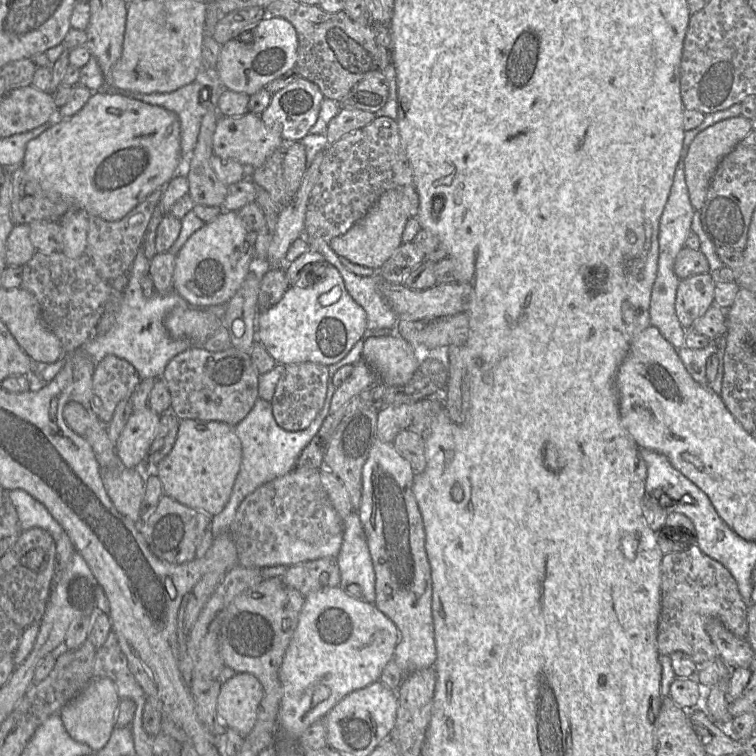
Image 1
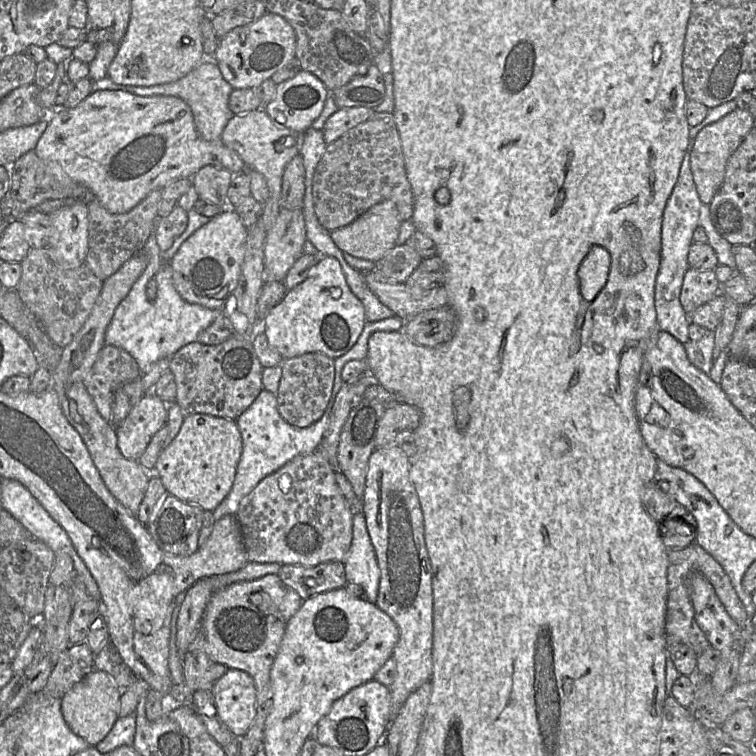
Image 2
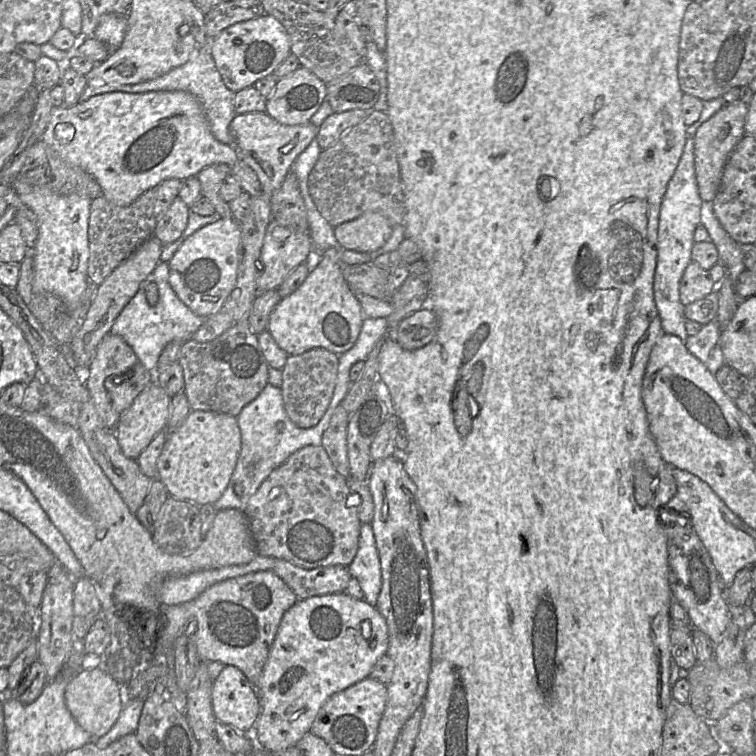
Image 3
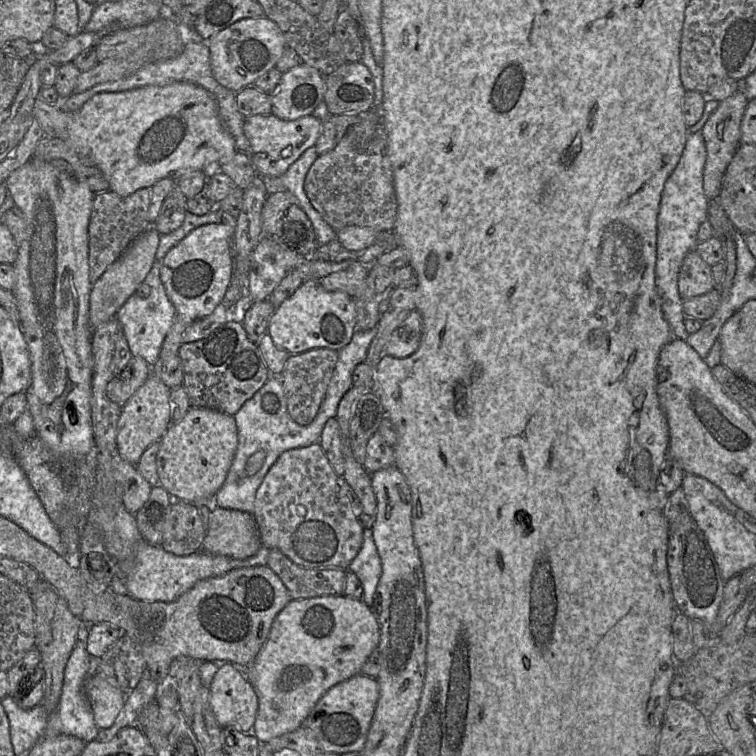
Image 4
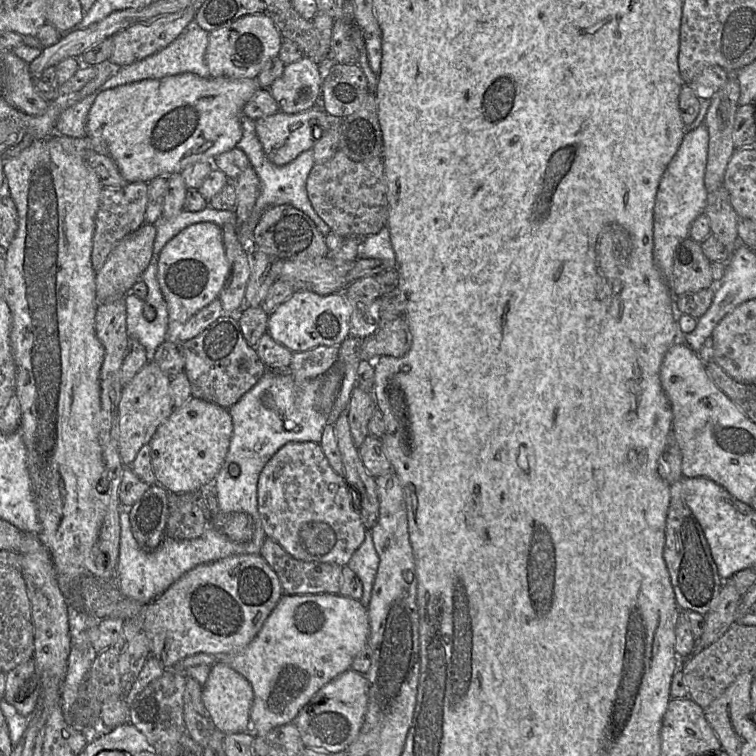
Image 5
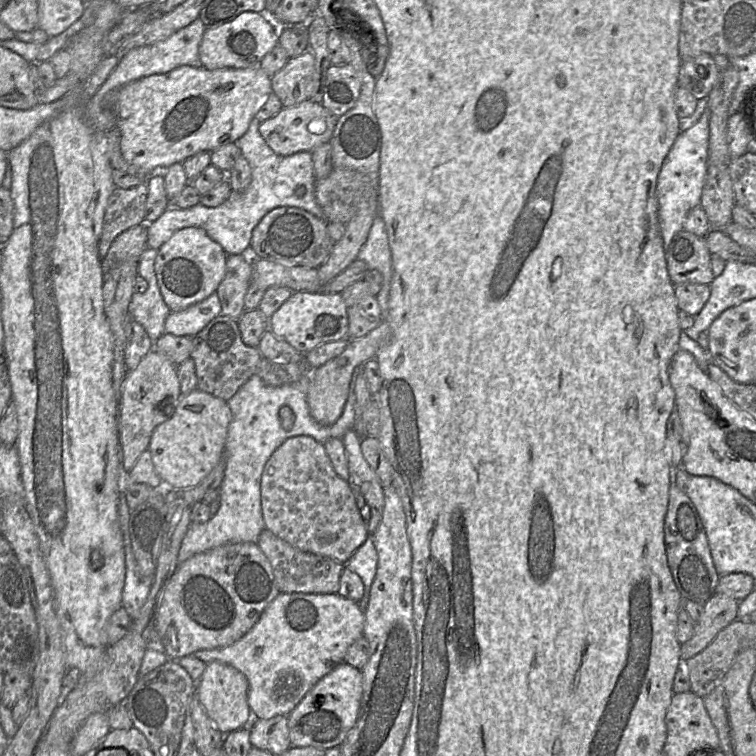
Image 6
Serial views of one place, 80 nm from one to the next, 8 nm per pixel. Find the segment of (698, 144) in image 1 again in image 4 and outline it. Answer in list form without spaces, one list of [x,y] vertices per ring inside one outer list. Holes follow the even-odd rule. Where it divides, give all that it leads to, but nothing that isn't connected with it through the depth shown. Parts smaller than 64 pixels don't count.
[[[735,92],[730,97],[719,102],[718,107],[711,113],[701,130],[706,148],[703,190],[709,201],[717,200],[727,166],[741,144],[740,125],[747,103],[748,100],[742,92]]]

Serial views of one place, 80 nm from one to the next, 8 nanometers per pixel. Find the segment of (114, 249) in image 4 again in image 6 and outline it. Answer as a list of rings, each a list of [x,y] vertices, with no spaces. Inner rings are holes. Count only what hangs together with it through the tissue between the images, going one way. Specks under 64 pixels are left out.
[[[147,182],[126,189],[115,187],[107,202],[98,244],[101,260],[117,236],[145,222],[147,195]]]

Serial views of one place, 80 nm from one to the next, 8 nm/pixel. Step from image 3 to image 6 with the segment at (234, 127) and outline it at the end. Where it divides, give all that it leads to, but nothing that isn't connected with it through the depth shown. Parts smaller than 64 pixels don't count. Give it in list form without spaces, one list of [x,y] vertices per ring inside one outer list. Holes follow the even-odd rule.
[[[306,100],[292,107],[283,107],[275,116],[259,124],[259,133],[267,145],[280,156],[289,156],[297,152],[312,152],[318,146],[329,142],[337,118],[322,103]]]

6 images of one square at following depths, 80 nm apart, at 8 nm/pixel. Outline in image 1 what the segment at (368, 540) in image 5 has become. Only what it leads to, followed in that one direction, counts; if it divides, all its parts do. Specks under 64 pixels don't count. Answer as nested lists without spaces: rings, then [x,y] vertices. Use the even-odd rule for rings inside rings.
[[[353,511],[343,520],[343,541],[340,552],[336,557],[340,570],[340,587],[346,588],[350,584],[357,584],[363,591],[364,599],[374,604],[376,600],[376,578],[369,551],[369,546],[358,511]]]

